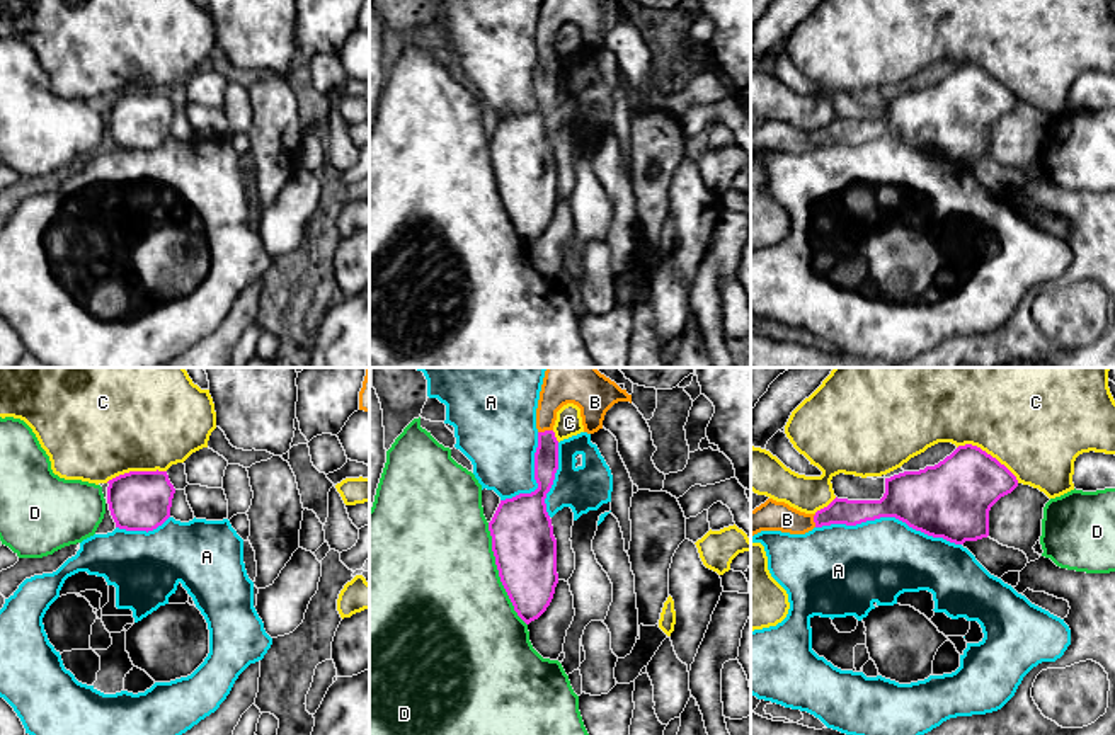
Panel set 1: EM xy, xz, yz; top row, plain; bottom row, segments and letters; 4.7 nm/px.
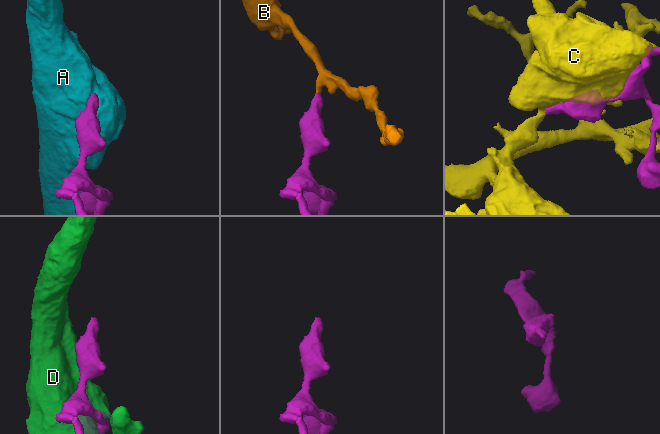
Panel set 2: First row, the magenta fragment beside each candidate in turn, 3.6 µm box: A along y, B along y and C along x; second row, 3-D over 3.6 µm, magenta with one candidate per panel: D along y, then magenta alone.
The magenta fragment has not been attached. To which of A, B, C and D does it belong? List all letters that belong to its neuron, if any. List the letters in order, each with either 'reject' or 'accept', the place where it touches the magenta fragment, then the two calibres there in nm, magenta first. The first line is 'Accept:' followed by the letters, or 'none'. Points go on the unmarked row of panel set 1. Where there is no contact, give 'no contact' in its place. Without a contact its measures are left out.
Accept: B
A: reject | yz (889, 135) | 340/380 nm
B: accept | xz (545, 50) | 110/140 nm
C: reject | yz (989, 74) | 360/460 nm
D: reject | xz (499, 193) | 300/500 nm

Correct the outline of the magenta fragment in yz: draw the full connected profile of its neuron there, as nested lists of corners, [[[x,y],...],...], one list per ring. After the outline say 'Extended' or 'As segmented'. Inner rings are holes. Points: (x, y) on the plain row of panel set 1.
[[[958,65],[935,85],[885,97],[880,119],[834,117],[815,133],[768,117],[751,129],[751,157],[761,150],[805,153],[814,146],[856,145],[895,136],[955,163],[989,155],[989,129],[1018,105],[1016,95],[977,65]]]. Extended

